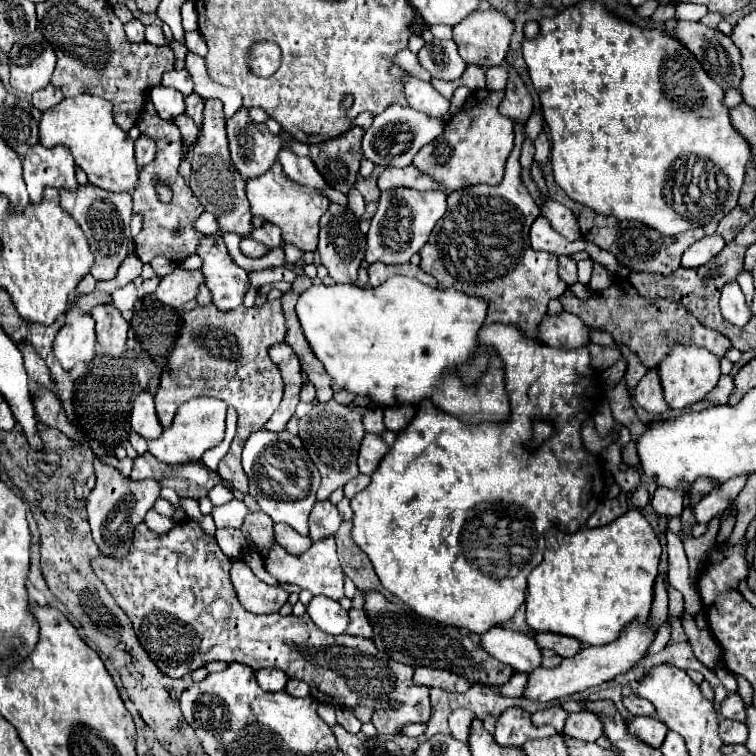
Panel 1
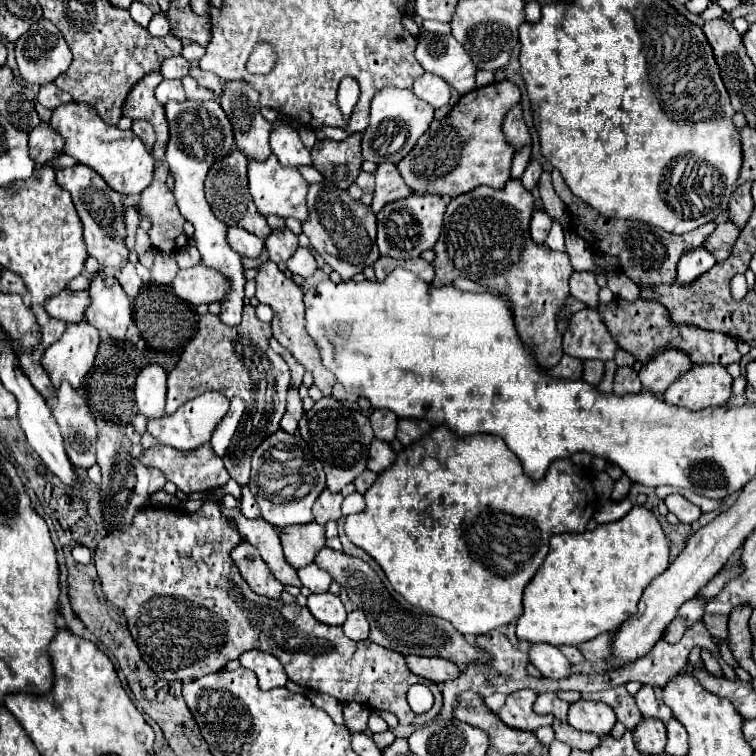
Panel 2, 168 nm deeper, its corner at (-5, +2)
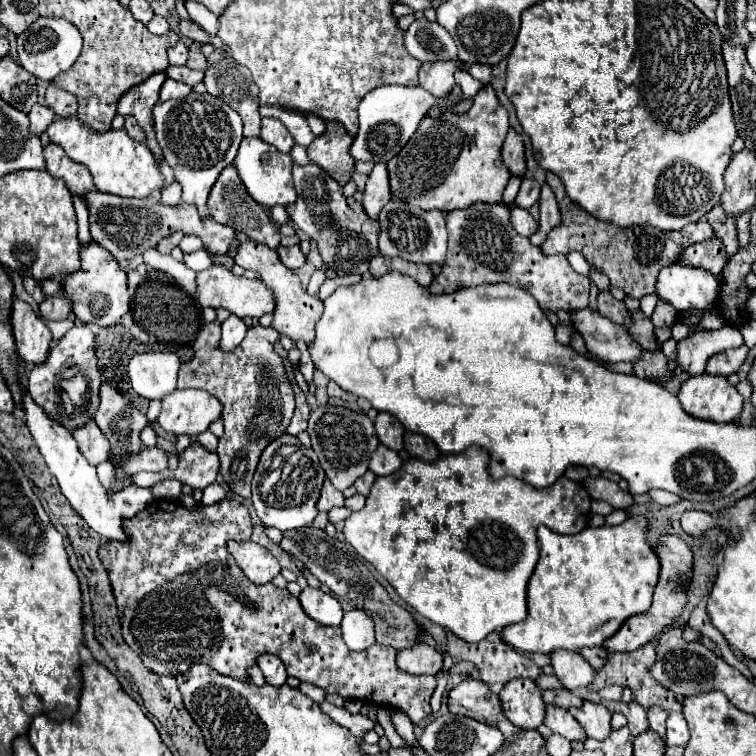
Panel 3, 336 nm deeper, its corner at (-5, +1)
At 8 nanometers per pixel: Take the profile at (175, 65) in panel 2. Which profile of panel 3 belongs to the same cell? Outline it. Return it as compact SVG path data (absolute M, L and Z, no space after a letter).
M180 40L176 46L172 46L168 50L168 58L170 58L170 66L184 66L188 60L188 48L186 44Z

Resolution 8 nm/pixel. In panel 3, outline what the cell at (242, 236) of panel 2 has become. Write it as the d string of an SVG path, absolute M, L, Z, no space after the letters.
M90 192L88 194L88 210L90 210L90 232L92 238L106 248L118 262L130 260L136 254L146 252L150 246L160 242L162 238L174 234L176 230L182 230L186 234L198 234L208 246L210 252L220 252L226 254L236 238L234 228L218 224L216 220L200 220L196 216L196 208L190 204L180 204L180 206L164 206L156 204L150 200L138 200L138 198L118 198L112 194L102 194L102 192Z

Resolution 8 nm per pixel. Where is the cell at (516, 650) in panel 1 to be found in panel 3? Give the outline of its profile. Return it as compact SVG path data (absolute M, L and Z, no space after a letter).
M556 650L550 654L554 676L562 682L564 688L586 688L592 682L594 668L588 666L588 662L578 652L568 650Z

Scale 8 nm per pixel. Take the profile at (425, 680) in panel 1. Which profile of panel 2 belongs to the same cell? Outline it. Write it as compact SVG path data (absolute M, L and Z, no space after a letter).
M408 655L406 665L414 675L420 675L424 679L430 679L434 683L444 683L448 679L456 679L460 669L456 663L440 657L418 657L418 655Z

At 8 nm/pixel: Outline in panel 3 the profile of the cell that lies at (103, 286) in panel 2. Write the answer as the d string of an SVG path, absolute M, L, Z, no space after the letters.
M88 244L88 246L82 246L82 266L78 272L74 272L72 276L68 276L64 282L64 292L68 298L72 298L72 310L76 314L76 318L84 324L98 324L98 326L116 326L120 324L120 318L130 312L130 294L126 290L126 272L118 266L118 262L114 260L114 256L104 250L102 246L98 244Z

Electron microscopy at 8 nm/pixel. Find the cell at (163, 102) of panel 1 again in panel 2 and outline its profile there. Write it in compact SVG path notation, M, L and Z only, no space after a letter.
M162 81L158 87L156 87L156 99L166 105L170 99L176 99L176 101L186 101L186 95L184 95L184 87L180 81Z

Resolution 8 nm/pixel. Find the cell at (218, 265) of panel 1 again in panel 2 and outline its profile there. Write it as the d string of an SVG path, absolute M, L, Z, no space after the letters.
M186 99L184 103L166 103L166 119L170 127L170 139L166 145L166 161L170 167L170 175L176 181L174 187L174 197L178 203L180 213L194 225L194 239L196 239L196 249L202 255L202 263L208 267L218 269L230 279L230 293L228 299L222 301L222 313L220 319L228 325L234 327L236 323L242 321L242 307L244 307L244 271L242 271L242 261L236 251L228 247L226 241L226 225L214 217L206 197L204 197L204 179L218 159L224 159L224 155L230 155L234 149L234 135L232 135L232 125L228 117L224 115L224 109L220 107L218 99L210 101L192 101Z

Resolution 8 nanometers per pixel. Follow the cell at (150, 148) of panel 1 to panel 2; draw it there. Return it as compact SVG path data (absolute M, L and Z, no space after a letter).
M132 121L132 131L144 141L144 145L148 147L148 151L152 149L152 145L154 145L154 129L152 129L152 125L148 123L148 121Z

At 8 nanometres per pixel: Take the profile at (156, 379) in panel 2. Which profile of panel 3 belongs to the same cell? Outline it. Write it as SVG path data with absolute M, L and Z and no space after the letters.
M172 352L136 354L128 364L134 392L146 400L162 400L176 390L180 358Z

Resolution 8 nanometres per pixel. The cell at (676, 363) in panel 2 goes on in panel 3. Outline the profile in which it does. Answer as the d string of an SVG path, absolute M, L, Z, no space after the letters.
M722 326L720 330L714 332L698 332L692 334L688 340L678 342L678 366L682 372L690 376L698 376L704 372L706 360L718 352L730 350L730 348L740 348L744 344L744 338L738 328L728 328Z

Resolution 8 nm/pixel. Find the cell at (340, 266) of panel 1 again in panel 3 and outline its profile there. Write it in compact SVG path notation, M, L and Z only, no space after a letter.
M294 166L294 186L298 192L296 204L286 208L290 220L302 230L310 240L316 242L322 260L338 274L362 274L368 270L368 262L378 256L378 222L370 220L364 206L354 198L346 198L338 182L326 174L320 166Z

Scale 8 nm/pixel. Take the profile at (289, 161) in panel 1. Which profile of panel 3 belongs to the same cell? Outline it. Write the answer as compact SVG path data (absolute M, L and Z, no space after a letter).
M262 118L262 140L276 146L276 150L282 154L288 154L296 144L288 128L276 118Z

